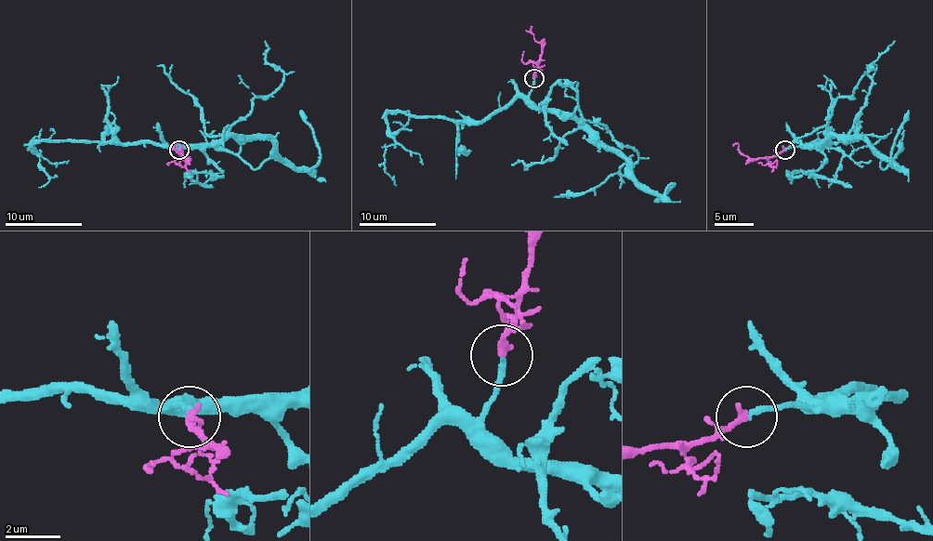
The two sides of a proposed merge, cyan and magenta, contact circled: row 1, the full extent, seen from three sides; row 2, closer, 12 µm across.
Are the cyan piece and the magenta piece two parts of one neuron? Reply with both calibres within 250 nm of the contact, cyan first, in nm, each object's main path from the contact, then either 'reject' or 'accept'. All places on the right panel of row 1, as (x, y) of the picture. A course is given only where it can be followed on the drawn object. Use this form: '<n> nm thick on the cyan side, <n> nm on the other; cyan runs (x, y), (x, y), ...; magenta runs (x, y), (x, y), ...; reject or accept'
200 nm thick on the cyan side, 280 nm on the other; cyan runs (786, 150), (819, 146), (833, 137), (861, 137), (900, 171), (890, 164), (890, 148), (908, 110); magenta runs (784, 150), (775, 156), (752, 160), (740, 151), (738, 146), (732, 146); accept

